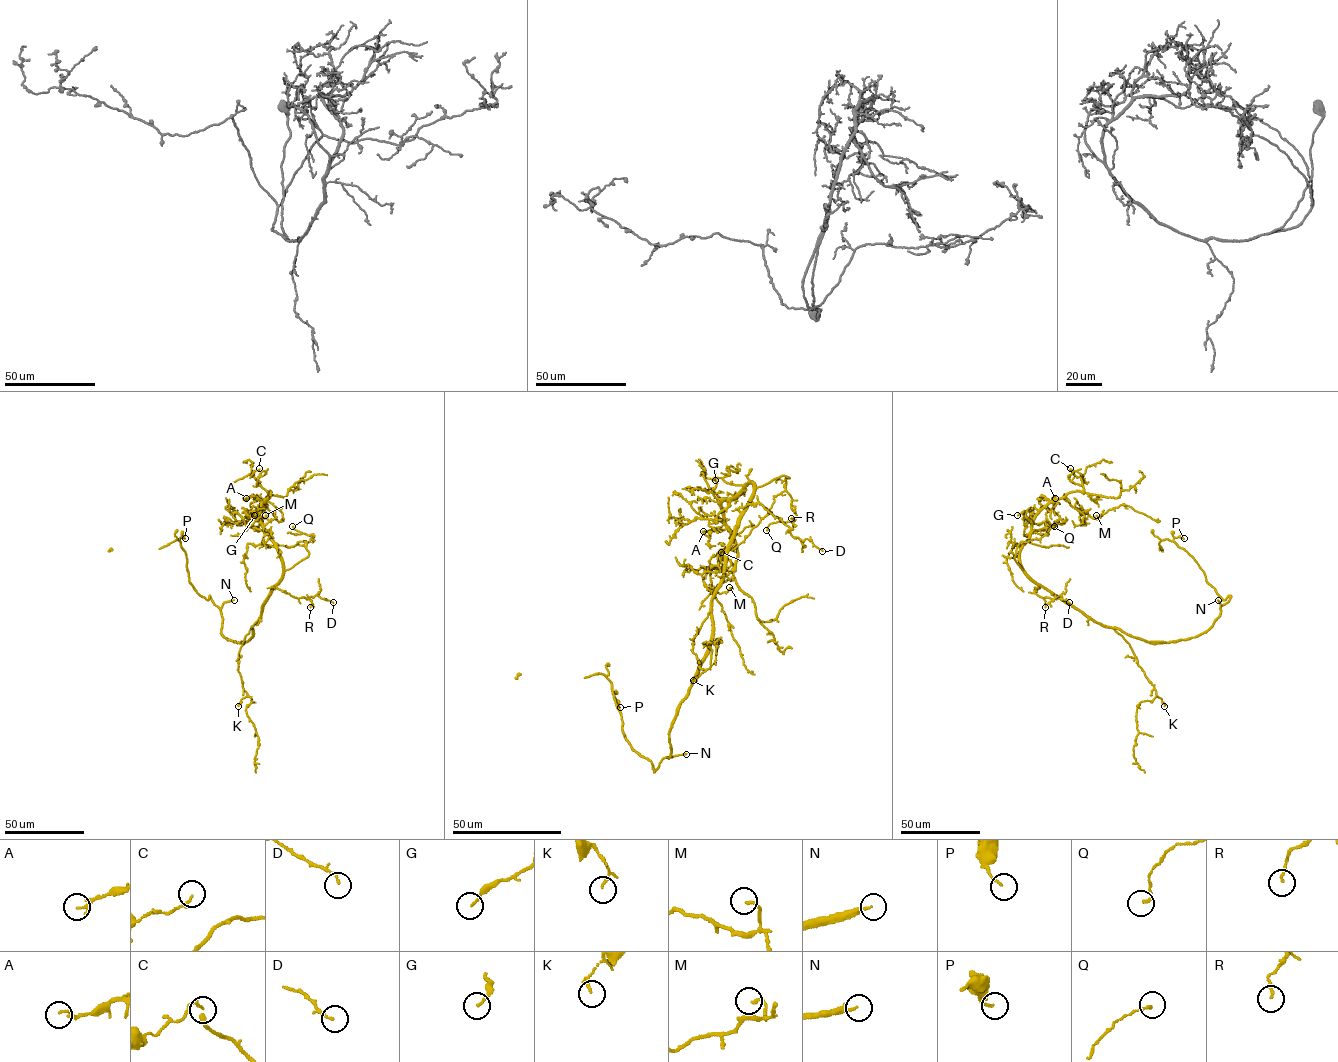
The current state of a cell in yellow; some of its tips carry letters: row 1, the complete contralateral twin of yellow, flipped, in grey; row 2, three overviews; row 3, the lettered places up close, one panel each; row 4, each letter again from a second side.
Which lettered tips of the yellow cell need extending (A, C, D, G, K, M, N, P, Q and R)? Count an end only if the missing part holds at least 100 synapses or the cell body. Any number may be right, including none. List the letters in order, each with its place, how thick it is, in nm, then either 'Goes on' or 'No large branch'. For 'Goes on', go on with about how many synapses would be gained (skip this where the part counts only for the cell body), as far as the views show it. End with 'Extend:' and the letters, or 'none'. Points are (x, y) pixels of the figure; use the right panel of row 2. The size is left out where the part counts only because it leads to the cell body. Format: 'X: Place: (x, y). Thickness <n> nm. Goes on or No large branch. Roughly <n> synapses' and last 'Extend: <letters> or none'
A: Place: (1055, 498). Thickness 140 nm. No large branch
C: Place: (1070, 468). Thickness 120 nm. No large branch
D: Place: (1069, 602). Thickness 120 nm. No large branch
G: Place: (1017, 515). Thickness 130 nm. No large branch
K: Place: (1164, 706). Thickness 90 nm. No large branch
M: Place: (1096, 515). Thickness 130 nm. No large branch
N: Place: (1218, 600). Thickness 180 nm. Goes on. Roughly 350 synapses
P: Place: (1184, 538). Thickness 120 nm. No large branch
Q: Place: (1054, 526). Thickness 130 nm. No large branch
R: Place: (1045, 607). Thickness 140 nm. No large branch
Extend: N

